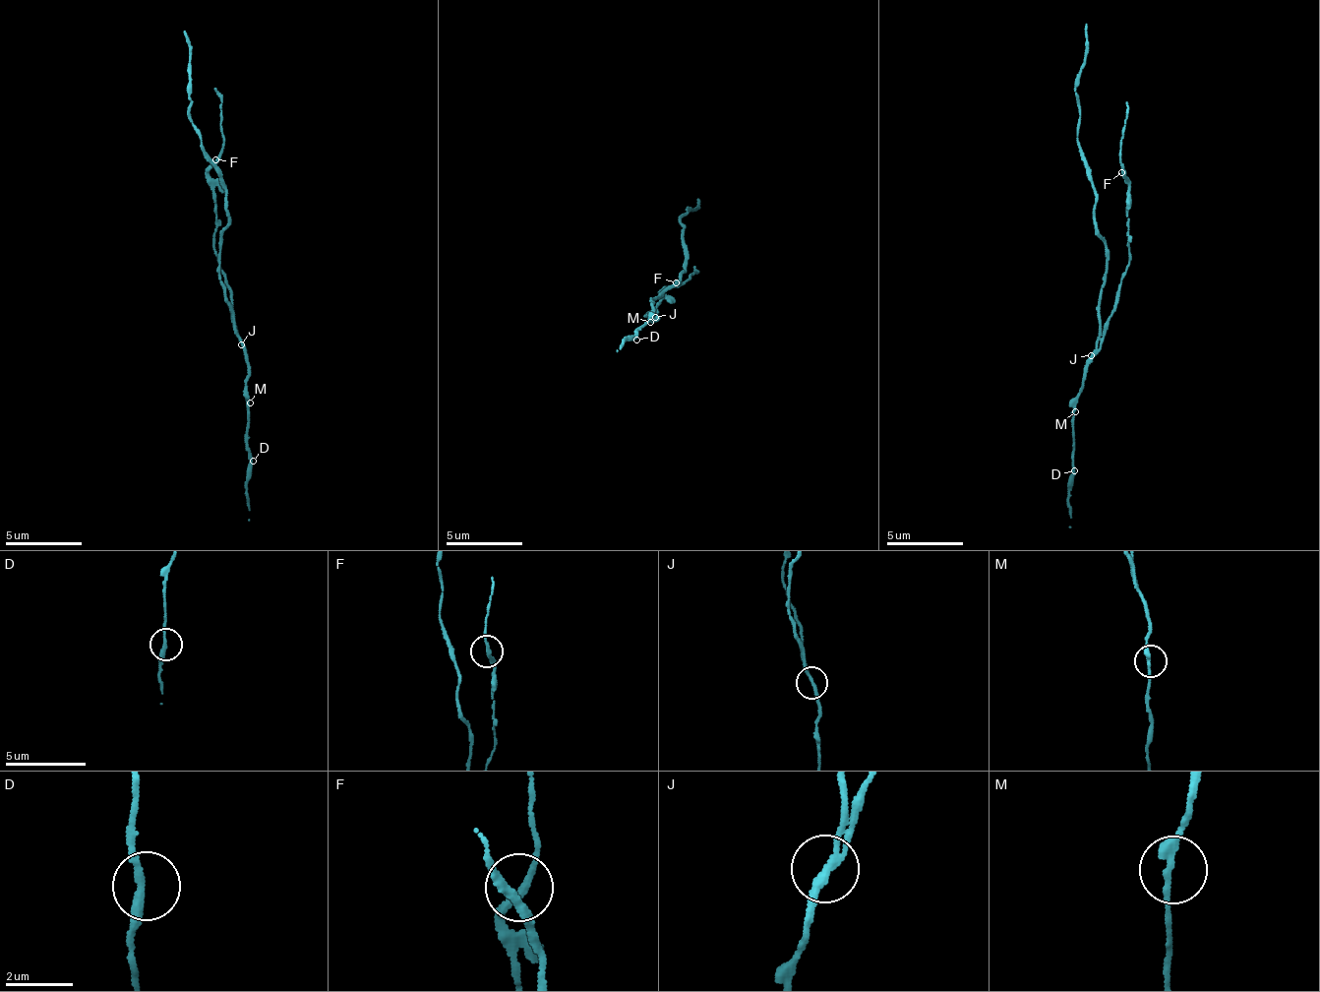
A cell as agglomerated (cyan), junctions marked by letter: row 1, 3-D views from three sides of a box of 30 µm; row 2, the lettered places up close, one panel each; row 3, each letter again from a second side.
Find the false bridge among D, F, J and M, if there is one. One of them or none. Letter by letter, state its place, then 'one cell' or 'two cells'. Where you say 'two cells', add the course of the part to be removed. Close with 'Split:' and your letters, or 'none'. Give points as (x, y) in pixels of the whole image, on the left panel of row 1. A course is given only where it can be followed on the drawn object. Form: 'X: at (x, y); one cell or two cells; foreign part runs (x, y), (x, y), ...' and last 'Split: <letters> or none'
D: at (253, 461); one cell
F: at (215, 159); one cell
J: at (241, 344); two cells; foreign part runs (242, 343), (218, 274), (218, 233), (227, 225), (227, 189), (190, 121), (185, 30)
M: at (250, 402); one cell
Split: J

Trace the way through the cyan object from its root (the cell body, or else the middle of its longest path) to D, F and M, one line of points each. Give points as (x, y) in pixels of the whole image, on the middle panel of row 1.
D: (651, 300), (652, 314), (648, 319), (656, 315), (657, 319), (653, 322), (650, 318), (634, 335), (636, 340)
F: (651, 300), (649, 320), (653, 317), (650, 319), (648, 313), (644, 317), (661, 304), (663, 291), (676, 282)
M: (651, 300), (652, 314), (648, 319), (649, 321), (656, 315), (657, 319), (653, 322), (650, 318), (650, 322)

